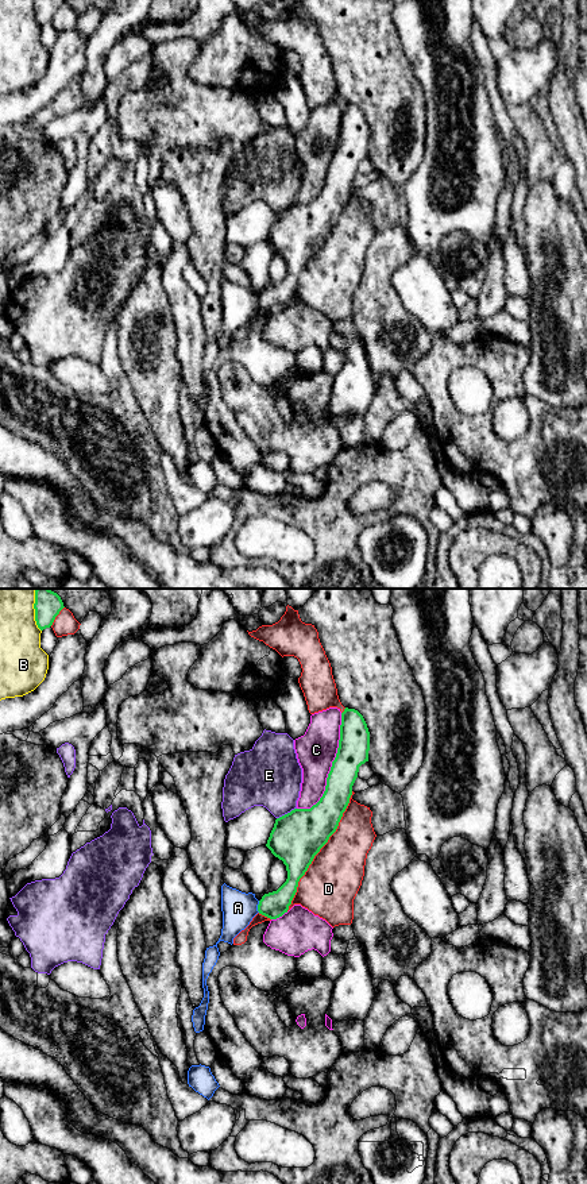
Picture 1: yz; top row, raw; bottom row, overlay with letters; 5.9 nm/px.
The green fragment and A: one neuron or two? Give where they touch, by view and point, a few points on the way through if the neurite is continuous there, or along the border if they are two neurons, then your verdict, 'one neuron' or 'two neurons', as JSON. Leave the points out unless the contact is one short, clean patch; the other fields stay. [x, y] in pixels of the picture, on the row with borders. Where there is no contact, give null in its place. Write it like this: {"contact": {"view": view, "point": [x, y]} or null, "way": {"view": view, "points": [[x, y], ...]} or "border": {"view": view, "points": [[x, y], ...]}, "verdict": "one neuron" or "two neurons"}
{"contact": {"view": "yz", "point": [258, 906]}, "border": {"view": "yz", "points": [[259, 901], [258, 911]]}, "verdict": "two neurons"}

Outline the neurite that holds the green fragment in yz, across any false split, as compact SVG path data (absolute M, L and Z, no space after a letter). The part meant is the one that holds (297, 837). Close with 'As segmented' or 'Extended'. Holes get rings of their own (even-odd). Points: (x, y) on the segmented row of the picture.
M345 707L341 713L337 753L323 797L310 809L294 809L275 819L266 846L283 861L287 879L277 891L262 896L259 914L277 919L287 913L300 879L336 832L350 803L359 767L368 761L368 751L370 732L363 716Z. As segmented

